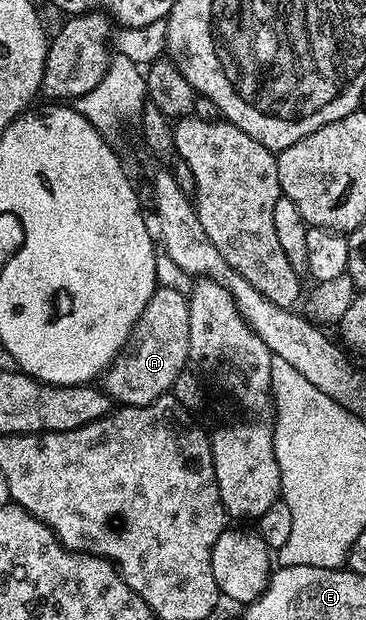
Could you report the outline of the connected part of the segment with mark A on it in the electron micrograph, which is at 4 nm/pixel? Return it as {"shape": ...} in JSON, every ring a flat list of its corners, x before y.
{"shape":[[156,288,133,327,131,338,102,374,101,388,112,402,120,406,148,405,172,392,175,381,188,368,191,355,188,300,188,294,181,291]]}

